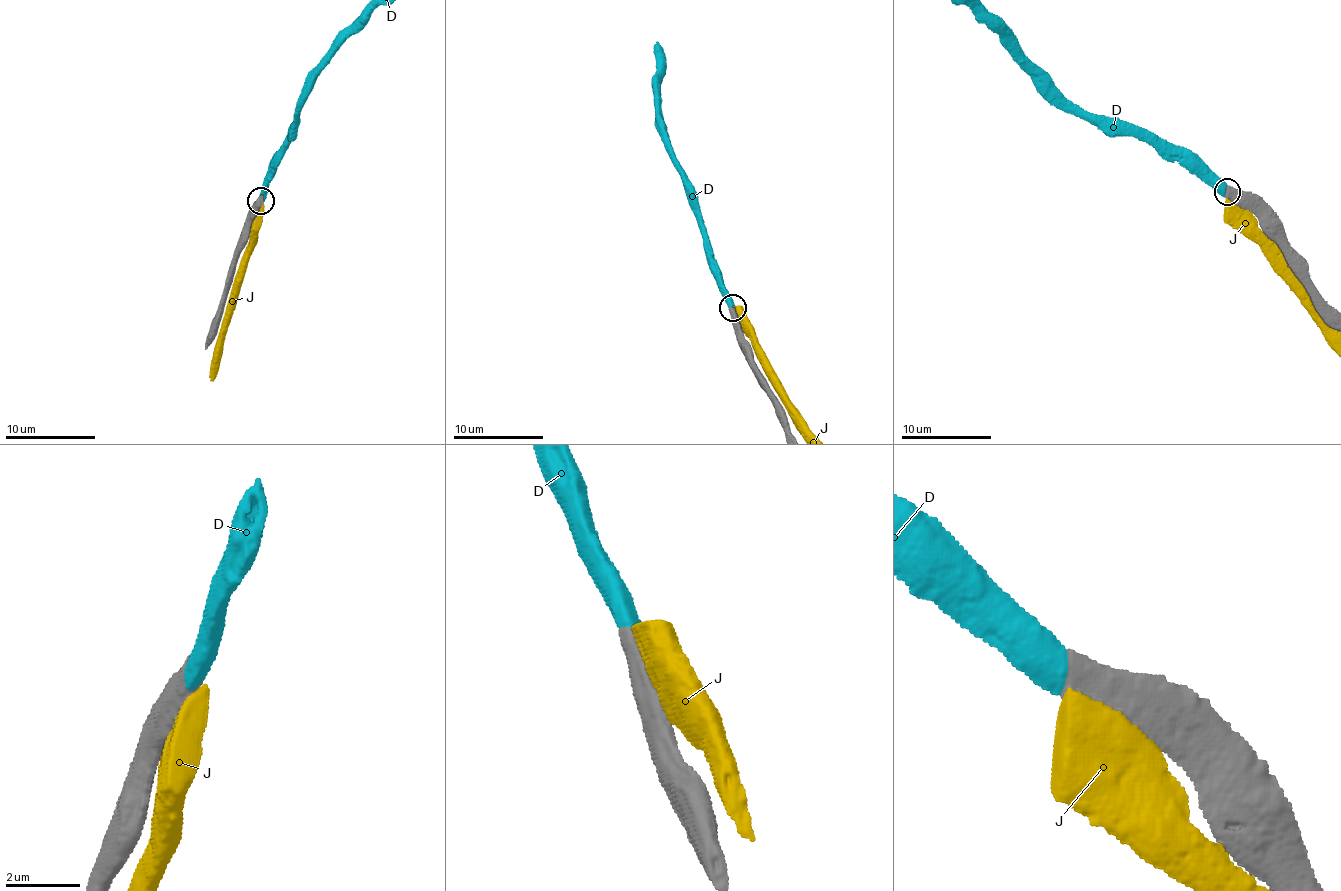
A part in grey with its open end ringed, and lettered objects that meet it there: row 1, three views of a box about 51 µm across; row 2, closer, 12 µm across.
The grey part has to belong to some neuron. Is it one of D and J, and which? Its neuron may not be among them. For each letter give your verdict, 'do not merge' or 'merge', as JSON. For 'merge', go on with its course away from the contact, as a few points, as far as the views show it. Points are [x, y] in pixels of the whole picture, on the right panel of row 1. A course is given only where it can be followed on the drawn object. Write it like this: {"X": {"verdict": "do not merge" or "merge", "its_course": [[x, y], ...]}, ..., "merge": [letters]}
{"D": {"verdict": "merge"}, "J": {"verdict": "do not merge"}, "merge": ["D"]}

